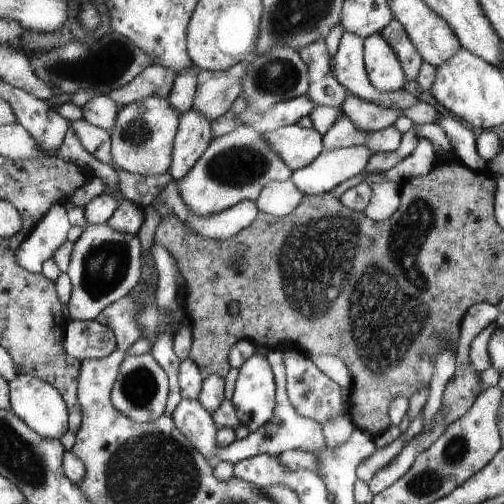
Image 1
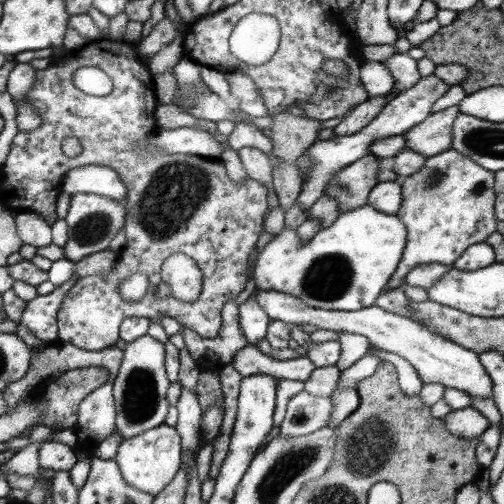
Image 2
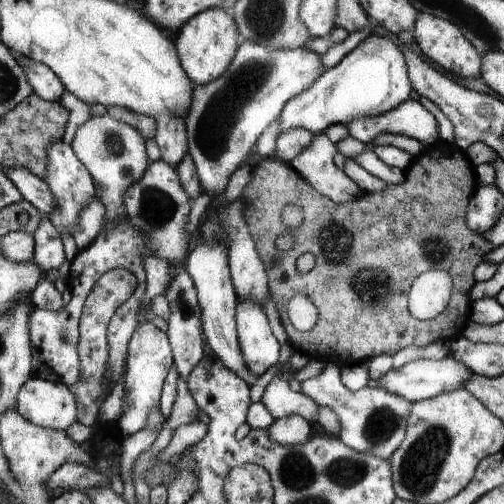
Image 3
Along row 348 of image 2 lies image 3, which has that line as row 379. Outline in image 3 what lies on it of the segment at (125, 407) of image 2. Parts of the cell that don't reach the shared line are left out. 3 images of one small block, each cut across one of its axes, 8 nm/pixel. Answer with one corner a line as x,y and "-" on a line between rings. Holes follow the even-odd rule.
143,322
141,330
137,330
137,334
133,334
133,340
129,342
129,356
125,368
125,390
127,390
129,406
127,406
127,414
121,414
121,418
115,422
123,436
131,436
137,434
139,430
145,430
145,422
149,420
149,410
153,410
153,406
161,402
159,392
171,366
173,366
173,354
169,348
167,334
155,328
153,324

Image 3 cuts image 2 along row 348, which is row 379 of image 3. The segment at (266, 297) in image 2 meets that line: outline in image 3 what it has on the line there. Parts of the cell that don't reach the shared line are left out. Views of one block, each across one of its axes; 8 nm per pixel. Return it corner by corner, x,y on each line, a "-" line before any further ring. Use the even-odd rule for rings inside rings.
449,354
441,360
415,360
415,362
399,366
399,368
389,368
383,376
379,376
375,380
375,384
377,384
377,388
393,392
393,394
401,396
403,400
407,400
409,404
413,404
417,400
427,400
427,398
433,398
441,392
461,388
469,374
471,372
461,362
455,362
455,358

